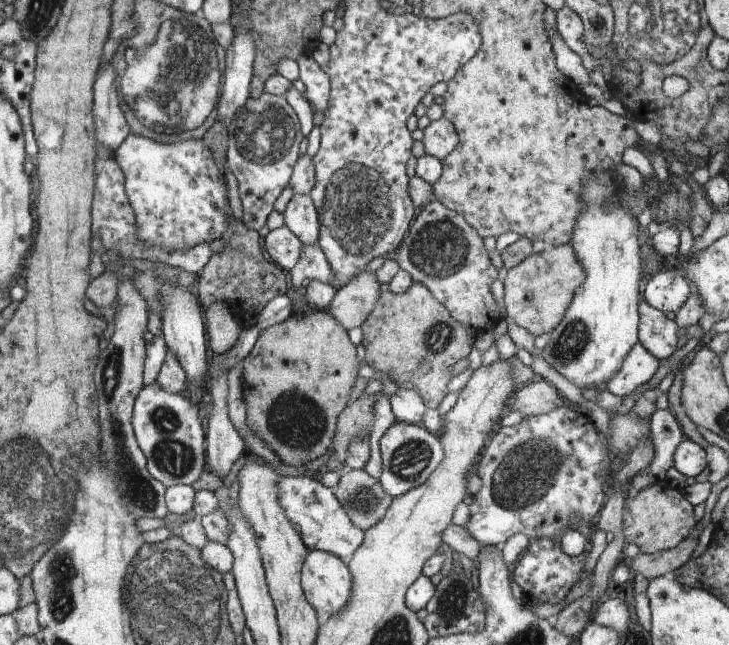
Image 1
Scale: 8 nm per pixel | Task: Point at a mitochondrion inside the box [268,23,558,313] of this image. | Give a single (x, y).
(359, 204)

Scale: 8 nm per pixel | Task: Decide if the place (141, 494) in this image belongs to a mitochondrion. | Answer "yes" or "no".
yes

